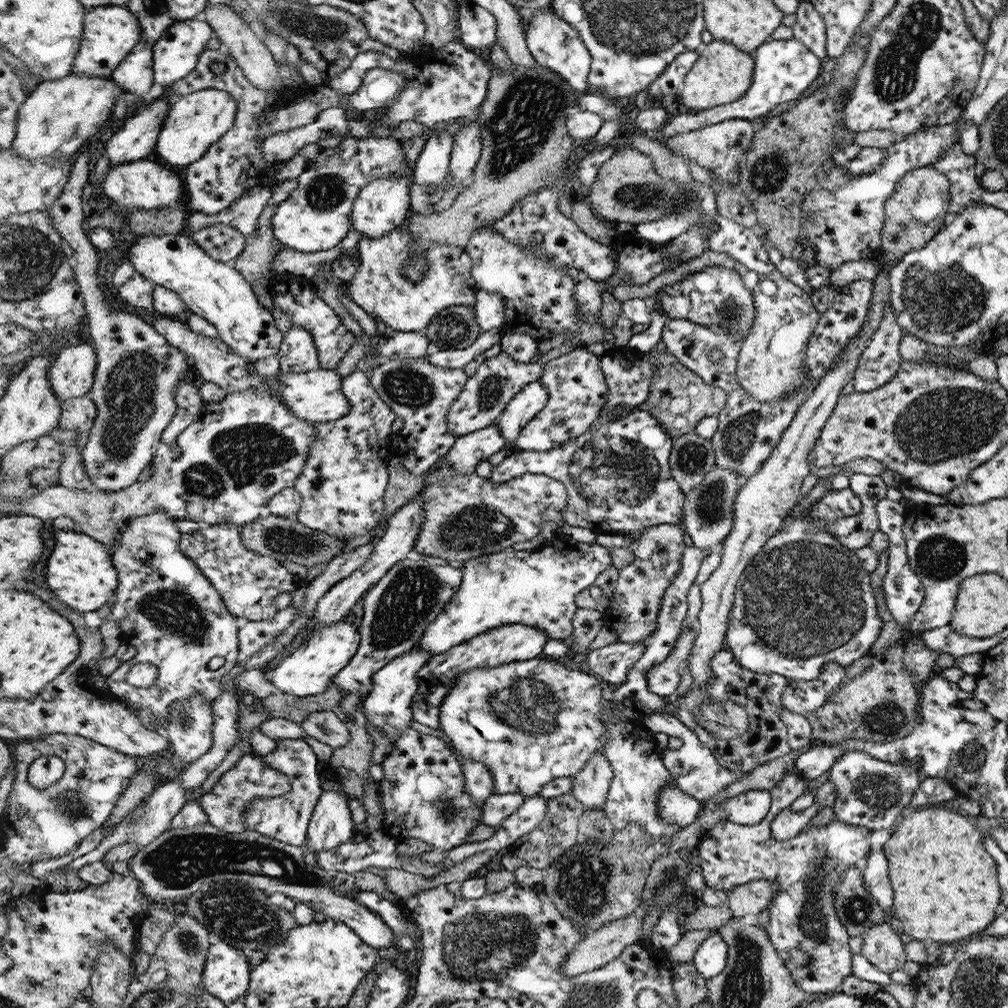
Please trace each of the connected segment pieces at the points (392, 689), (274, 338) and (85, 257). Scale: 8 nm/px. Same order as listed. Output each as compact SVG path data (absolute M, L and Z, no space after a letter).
M414 647L408 652L397 656L383 666L372 677L372 690L362 698L364 706L364 728L373 740L372 764L381 764L399 744L399 737L414 719L414 696L419 691L418 672L430 659L431 652Z
M189 232L136 236L136 242L131 245L128 254L137 273L151 278L157 285L178 292L190 311L207 318L217 328L218 337L235 353L240 353L253 363L277 356L284 333L276 327L274 315L263 307L239 269L232 263L213 259Z
M95 141L90 142L88 146L83 149L79 155L76 157L75 162L75 170L73 172L71 182L66 186L64 194L61 196L61 199L51 208L50 212L53 216L53 221L55 222L56 228L60 229L60 232L68 239L68 242L72 244L72 249L74 250L74 262L76 262L76 274L80 281L80 286L82 286L82 296L87 302L87 309L89 312L89 326L91 327L90 332L92 337L95 340L95 347L97 350L97 355L99 356L99 365L97 372L97 379L95 382L95 388L91 392L91 396L97 402L99 408L99 417L94 421L94 427L90 432L90 439L83 451L83 455L85 458L86 468L88 474L91 476L91 479L94 481L96 488L111 490L113 492L118 492L124 488L132 488L134 484L140 483L144 474L146 474L146 470L154 464L157 456L157 447L163 440L163 434L167 431L167 428L170 427L172 421L175 419L178 405L176 402L176 395L179 384L184 380L184 378L190 378L190 373L196 373L196 370L190 371L190 367L192 364L188 363L188 358L186 358L186 354L182 354L182 349L178 348L176 345L173 345L170 340L168 340L167 336L164 336L164 333L161 333L155 326L148 320L148 317L144 314L140 314L140 312L132 311L130 308L124 309L124 311L114 310L112 308L112 304L106 300L106 294L104 294L104 290L100 288L102 287L102 281L104 280L104 270L102 264L102 258L100 255L100 249L90 240L88 229L85 227L85 222L87 219L88 211L86 207L84 207L84 198L89 194L89 187L91 186L91 171L90 171L90 155L92 154L92 149L95 148Z

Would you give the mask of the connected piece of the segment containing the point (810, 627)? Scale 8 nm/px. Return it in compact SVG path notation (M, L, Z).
M849 487L842 490L828 490L824 496L820 498L820 501L816 503L816 506L817 510L810 511L809 507L805 516L794 520L792 524L786 526L786 528L782 528L778 534L766 541L765 546L748 564L748 567L744 570L744 573L740 575L736 583L735 599L729 612L731 623L728 624L728 643L726 644L726 648L732 651L734 662L738 662L739 665L746 670L753 670L754 672L760 672L762 674L773 672L774 674L785 676L789 680L814 680L820 676L822 667L827 662L837 662L845 668L848 664L852 664L854 660L858 660L860 656L870 654L868 648L876 642L878 632L881 631L880 626L882 626L883 618L880 618L877 613L876 598L874 598L874 592L869 583L870 574L863 568L863 562L860 562L856 552L846 549L843 544L839 544L831 535L817 529L814 525L814 522L817 520L823 520L829 524L833 524L838 519L860 514L863 506L860 498L856 497L856 494L852 493Z

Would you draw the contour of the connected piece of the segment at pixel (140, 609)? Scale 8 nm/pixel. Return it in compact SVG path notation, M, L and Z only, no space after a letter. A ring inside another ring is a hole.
M156 512L150 516L140 516L130 520L130 524L120 534L119 545L113 558L116 569L120 572L120 586L117 602L112 612L120 622L123 634L130 636L130 643L136 648L137 654L131 661L124 662L109 676L109 691L113 698L126 698L134 708L152 709L161 720L171 717L173 704L204 693L208 700L214 701L223 694L222 680L238 662L239 629L237 617L227 608L226 602L208 576L191 557L184 553L182 542L184 533L176 518L168 512ZM214 656L224 658L224 664L217 670L208 667L208 661ZM151 662L159 668L156 684L150 688L134 687L128 682L130 671L138 664Z

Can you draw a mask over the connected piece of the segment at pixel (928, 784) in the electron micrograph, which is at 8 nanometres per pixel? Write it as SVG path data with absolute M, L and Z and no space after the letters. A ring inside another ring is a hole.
M929 777L924 780L922 786L916 791L911 800L909 811L912 812L927 806L940 805L952 800L957 794L955 786L949 780Z

